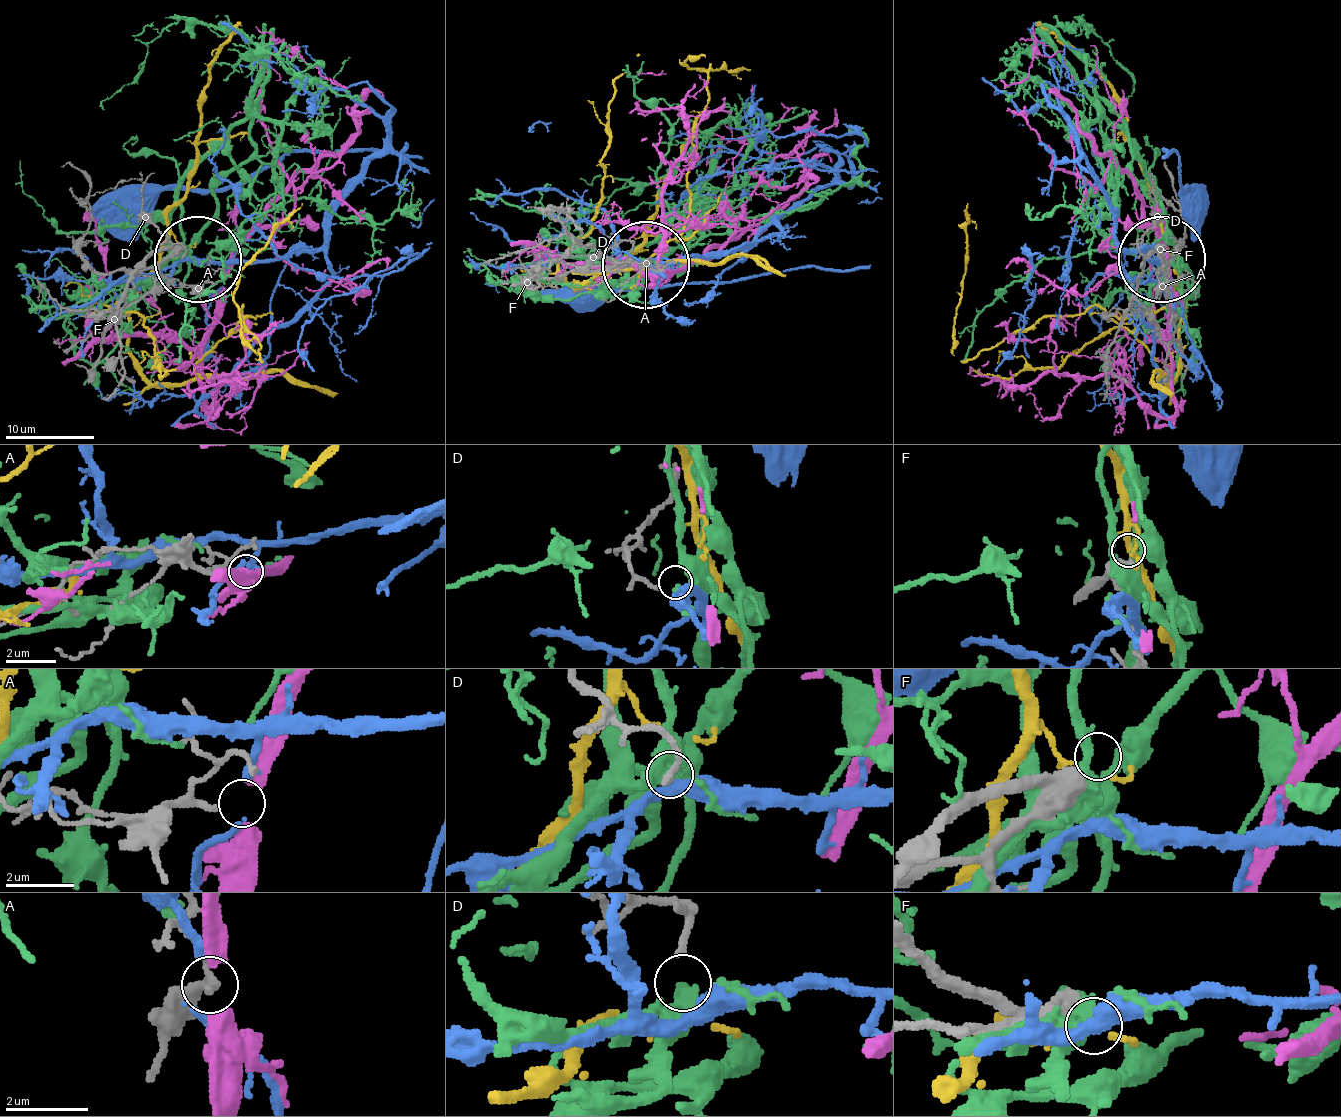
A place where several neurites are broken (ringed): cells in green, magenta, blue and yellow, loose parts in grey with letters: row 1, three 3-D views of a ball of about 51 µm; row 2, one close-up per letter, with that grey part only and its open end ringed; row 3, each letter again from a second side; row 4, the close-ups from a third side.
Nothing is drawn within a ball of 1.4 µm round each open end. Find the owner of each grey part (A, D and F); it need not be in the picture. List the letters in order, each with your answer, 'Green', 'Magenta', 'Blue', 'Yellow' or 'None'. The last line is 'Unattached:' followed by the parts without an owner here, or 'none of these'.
A: Magenta
D: Blue
F: None
Unattached: F

